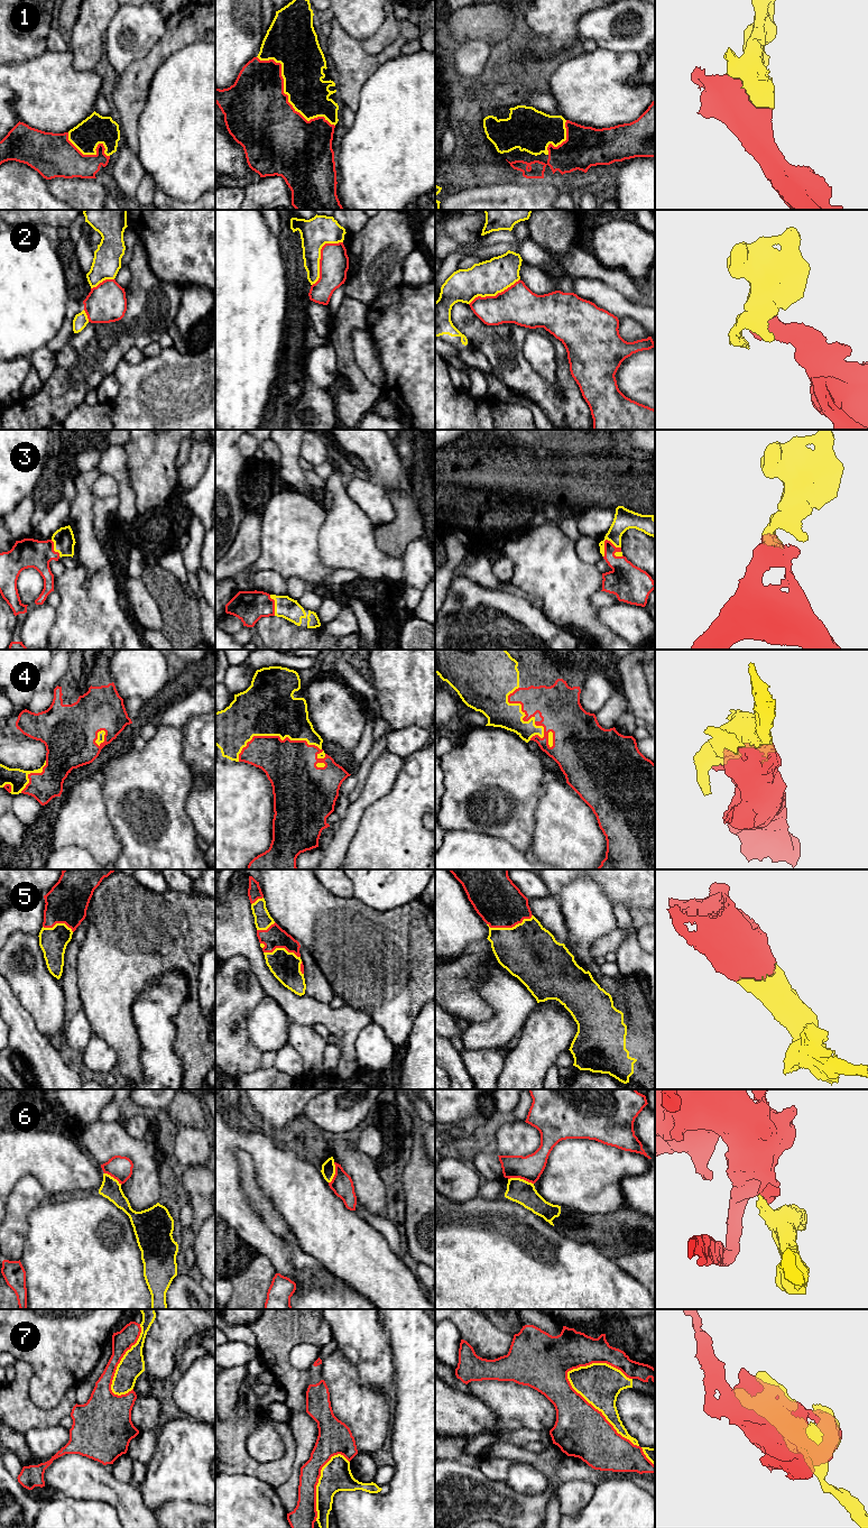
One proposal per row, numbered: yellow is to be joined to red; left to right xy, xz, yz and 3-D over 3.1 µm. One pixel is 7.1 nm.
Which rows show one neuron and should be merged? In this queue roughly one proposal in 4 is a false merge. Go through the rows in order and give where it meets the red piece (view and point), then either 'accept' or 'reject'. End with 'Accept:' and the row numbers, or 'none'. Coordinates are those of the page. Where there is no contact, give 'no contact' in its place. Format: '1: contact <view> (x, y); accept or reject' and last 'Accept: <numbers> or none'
1: contact xz (286, 94); accept
2: contact xz (321, 256); reject
3: contact yz (605, 541); accept
4: contact xz (284, 739); accept
5: contact yz (509, 927); accept
6: contact yz (520, 1178); reject
7: contact yz (598, 1410); reject
Accept: 1, 3, 4, 5

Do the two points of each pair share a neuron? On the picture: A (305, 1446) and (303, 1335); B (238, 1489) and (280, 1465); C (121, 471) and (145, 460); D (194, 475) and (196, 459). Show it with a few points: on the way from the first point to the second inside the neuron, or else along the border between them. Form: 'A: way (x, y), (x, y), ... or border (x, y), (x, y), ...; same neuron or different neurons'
A: way (298, 1417), (295, 1383), (284, 1372), (284, 1360); same neuron
B: border (231, 1473), (245, 1473), (261, 1479), (274, 1489); different neurons
C: border (122, 445), (127, 457), (129, 484), (136, 494); different neurons
D: way (194, 471), (196, 462); same neuron

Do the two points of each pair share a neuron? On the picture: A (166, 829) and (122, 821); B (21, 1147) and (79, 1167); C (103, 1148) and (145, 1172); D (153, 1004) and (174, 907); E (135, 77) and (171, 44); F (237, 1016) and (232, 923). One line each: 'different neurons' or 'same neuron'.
A: same neuron
B: same neuron
C: same neuron
D: different neurons
E: same neuron
F: different neurons

